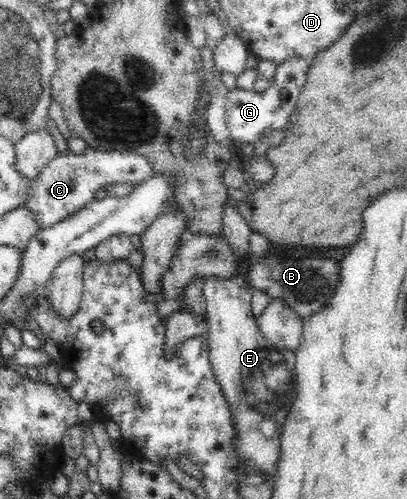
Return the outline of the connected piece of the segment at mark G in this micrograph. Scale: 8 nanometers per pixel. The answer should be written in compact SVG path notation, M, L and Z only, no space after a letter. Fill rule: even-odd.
M294 57L277 66L275 78L270 81L265 92L254 92L253 89L248 91L242 88L229 90L226 97L225 120L231 139L236 144L251 147L256 141L264 138L260 135L266 127L270 127L273 131L284 129L297 106L310 66L310 60Z

